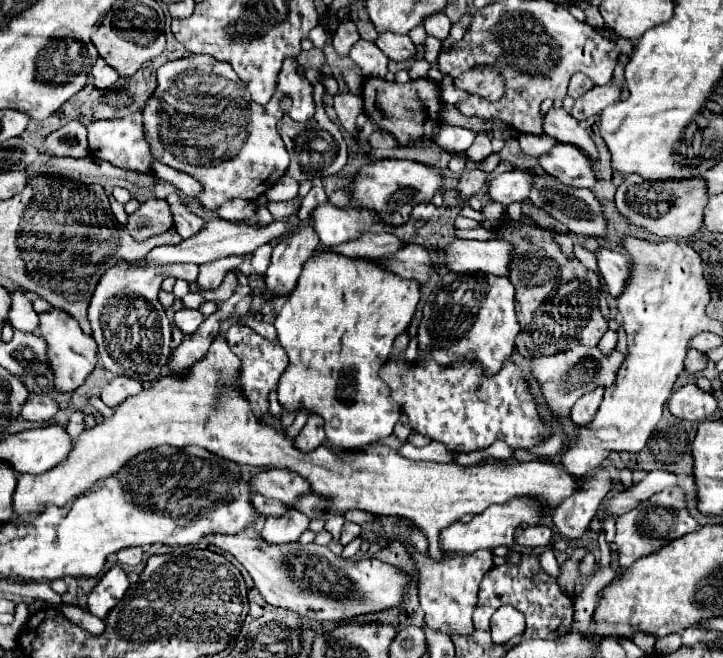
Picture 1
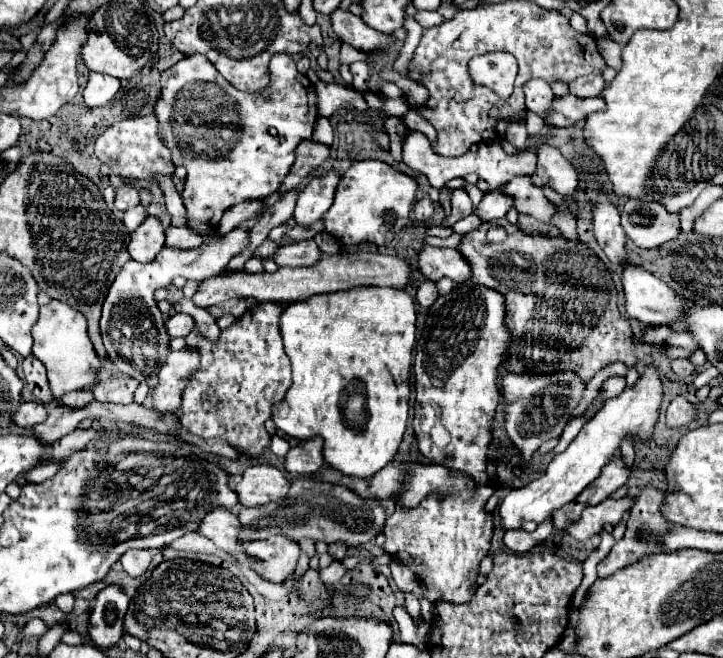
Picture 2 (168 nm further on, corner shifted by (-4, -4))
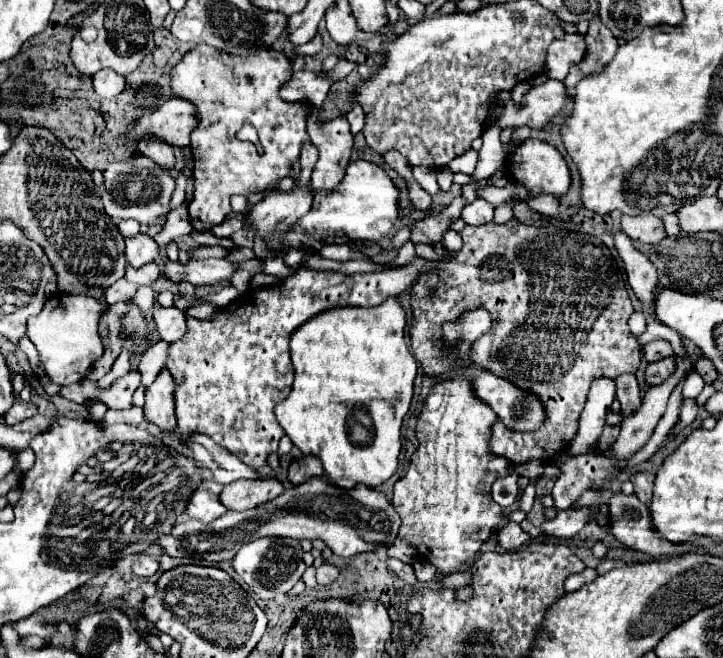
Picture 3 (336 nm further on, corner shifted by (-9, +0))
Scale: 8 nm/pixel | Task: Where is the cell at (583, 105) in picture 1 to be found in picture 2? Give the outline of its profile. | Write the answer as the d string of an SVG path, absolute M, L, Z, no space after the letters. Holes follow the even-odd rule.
M561 95L553 99L553 109L543 117L545 125L553 127L571 127L577 121L585 119L593 111L601 111L605 107L605 101L601 97L597 99L579 99L575 95Z

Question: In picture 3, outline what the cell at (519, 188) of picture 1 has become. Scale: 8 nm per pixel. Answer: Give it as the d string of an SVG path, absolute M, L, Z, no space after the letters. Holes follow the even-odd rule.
M476 199L474 203L468 203L462 211L462 221L468 225L482 225L482 223L492 223L494 219L494 205L488 203L486 199Z

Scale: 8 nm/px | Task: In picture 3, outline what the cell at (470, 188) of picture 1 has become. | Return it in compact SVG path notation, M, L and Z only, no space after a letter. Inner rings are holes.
M456 197L438 215L432 215L432 217L426 217L426 219L418 221L414 225L414 231L412 231L412 241L414 243L428 243L428 245L442 241L442 231L446 231L452 221L460 219L464 205L466 205L466 199L464 197Z

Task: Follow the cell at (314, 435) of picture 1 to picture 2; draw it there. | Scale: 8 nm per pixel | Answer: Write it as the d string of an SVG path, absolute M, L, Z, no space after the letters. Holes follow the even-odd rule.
M309 439L301 441L297 447L289 449L285 457L285 469L289 475L313 475L323 467L323 455L321 455L321 439Z

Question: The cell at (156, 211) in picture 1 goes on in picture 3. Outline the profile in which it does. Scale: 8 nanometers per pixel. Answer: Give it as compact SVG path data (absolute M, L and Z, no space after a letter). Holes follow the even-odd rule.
M138 233L126 239L126 261L132 267L142 267L142 263L156 261L158 255L160 255L160 247L150 235Z

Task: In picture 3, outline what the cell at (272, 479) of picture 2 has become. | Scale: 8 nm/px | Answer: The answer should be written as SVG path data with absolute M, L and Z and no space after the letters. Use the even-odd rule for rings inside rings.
M260 475L256 479L238 479L234 483L224 485L222 503L232 511L246 511L250 507L258 507L278 497L284 491L284 485L274 475Z

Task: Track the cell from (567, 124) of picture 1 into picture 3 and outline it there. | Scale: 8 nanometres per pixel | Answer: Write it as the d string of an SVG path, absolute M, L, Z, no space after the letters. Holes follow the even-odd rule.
M614 231L614 245L624 261L624 269L626 269L628 283L630 283L632 291L636 293L636 297L642 303L646 303L650 307L650 303L654 299L656 285L658 285L654 265L640 249L634 247L634 241L630 241L630 237L626 237L626 233Z

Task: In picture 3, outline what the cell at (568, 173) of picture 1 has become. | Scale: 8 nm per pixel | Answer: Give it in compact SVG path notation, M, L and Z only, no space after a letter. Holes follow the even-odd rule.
M526 139L524 143L520 143L516 147L514 155L510 155L508 161L506 161L506 175L508 177L512 175L514 181L520 181L530 191L532 197L540 197L542 193L560 197L560 195L568 193L570 181L572 181L568 163L560 155L560 151L554 145L550 145L546 141L540 141L540 139Z

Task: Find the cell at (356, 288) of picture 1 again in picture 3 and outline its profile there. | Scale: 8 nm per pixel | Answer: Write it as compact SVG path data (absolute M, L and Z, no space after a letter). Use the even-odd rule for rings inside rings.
M388 297L378 307L334 307L330 311L322 311L290 335L290 355L296 373L290 395L274 409L276 419L304 455L312 453L322 459L326 477L338 487L350 489L358 483L378 487L398 469L398 455L402 449L400 429L404 415L410 409L418 369L416 359L406 345L404 327L406 311L402 309L400 299ZM358 407L366 407L374 421L374 439L368 445L354 443L348 433L348 419Z

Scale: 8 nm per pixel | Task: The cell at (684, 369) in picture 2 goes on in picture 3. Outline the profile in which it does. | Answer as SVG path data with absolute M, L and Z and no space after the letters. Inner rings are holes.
M666 357L666 359L660 359L660 361L654 361L648 365L646 369L646 381L650 385L660 385L664 383L668 377L674 375L676 371L676 359L674 357Z

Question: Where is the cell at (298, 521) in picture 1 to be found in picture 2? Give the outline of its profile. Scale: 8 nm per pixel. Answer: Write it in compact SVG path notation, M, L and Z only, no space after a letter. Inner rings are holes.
M275 535L265 541L245 543L245 553L255 559L253 571L269 583L283 583L295 573L297 559L301 555L299 545L289 537Z

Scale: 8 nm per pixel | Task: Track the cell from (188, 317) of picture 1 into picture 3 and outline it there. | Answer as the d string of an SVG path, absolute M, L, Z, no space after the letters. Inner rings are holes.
M160 307L154 311L154 325L160 339L174 343L182 339L186 333L186 315L176 307L168 307L168 309Z

